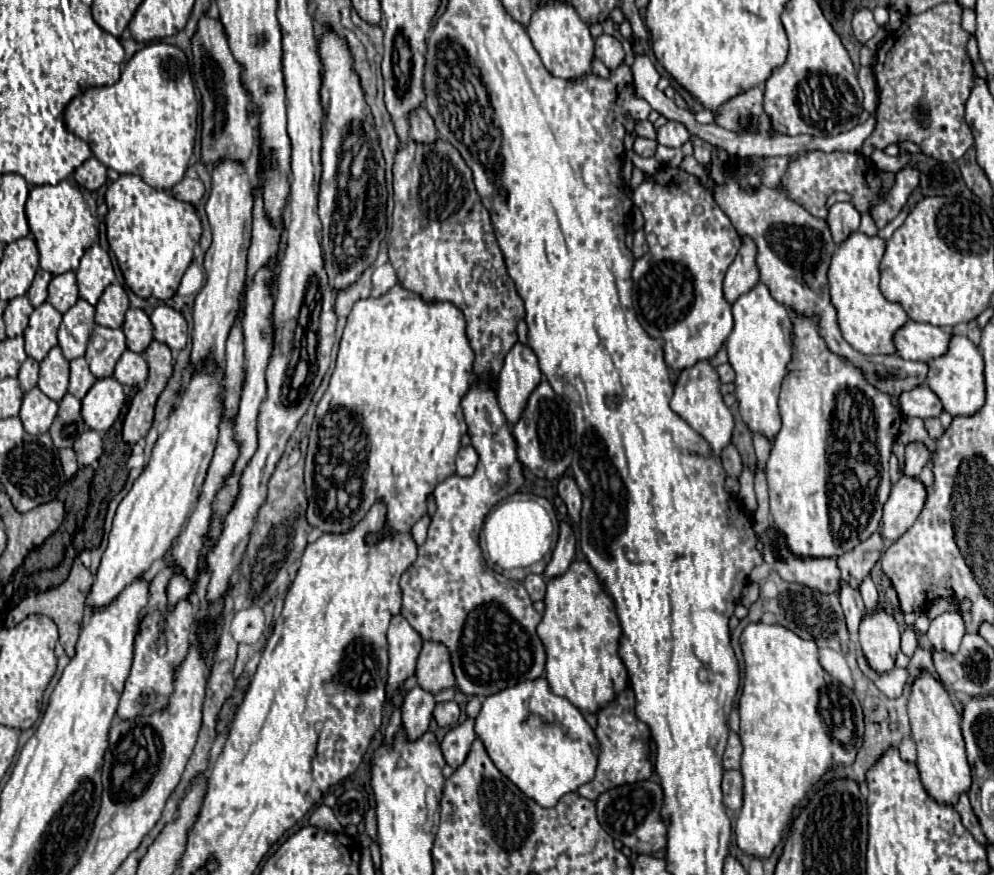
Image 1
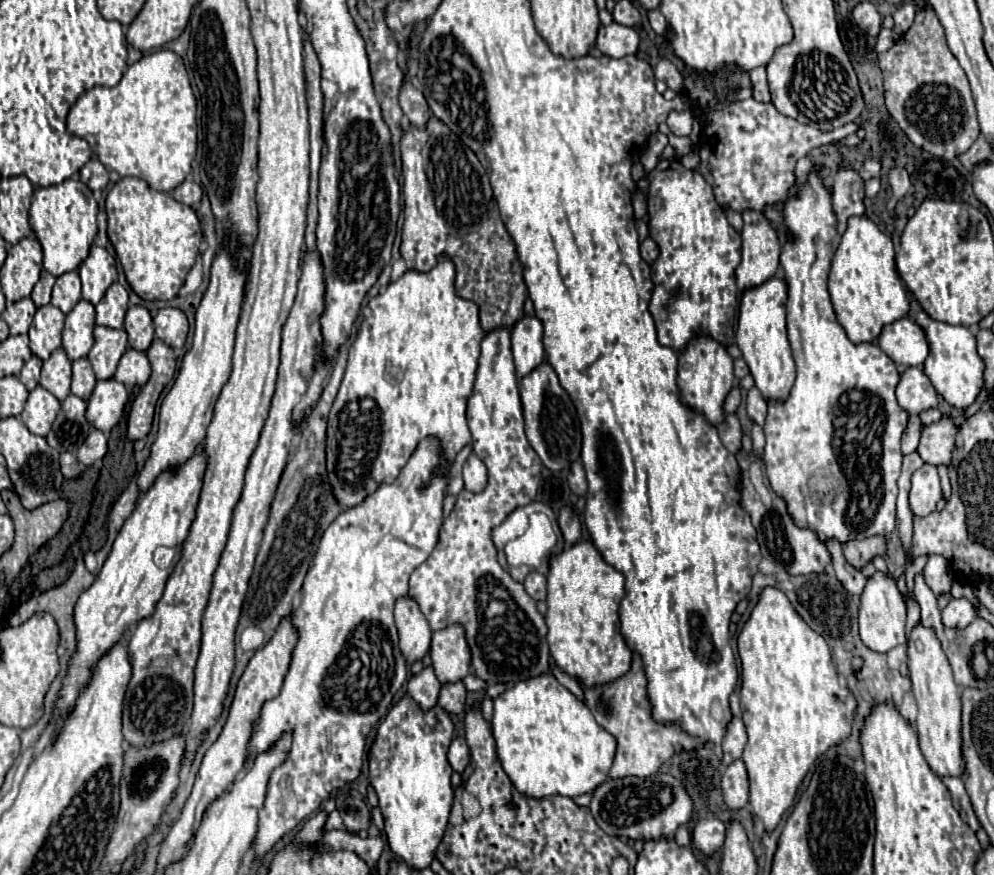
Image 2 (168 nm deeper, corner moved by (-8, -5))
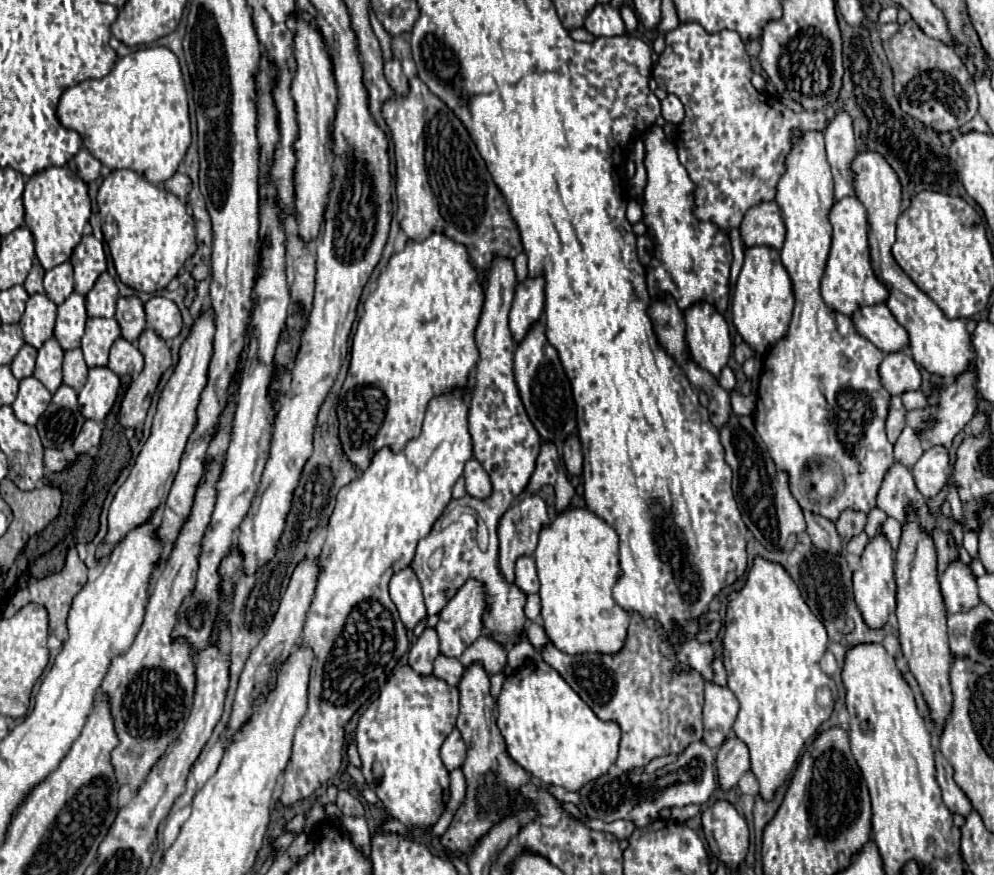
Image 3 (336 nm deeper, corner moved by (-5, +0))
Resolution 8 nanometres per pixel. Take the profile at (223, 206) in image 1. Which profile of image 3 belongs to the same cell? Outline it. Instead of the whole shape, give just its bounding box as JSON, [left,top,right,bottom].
[97,308,215,558]

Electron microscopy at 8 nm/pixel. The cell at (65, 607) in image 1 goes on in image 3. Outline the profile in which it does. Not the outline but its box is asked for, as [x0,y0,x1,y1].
[3,548,87,642]

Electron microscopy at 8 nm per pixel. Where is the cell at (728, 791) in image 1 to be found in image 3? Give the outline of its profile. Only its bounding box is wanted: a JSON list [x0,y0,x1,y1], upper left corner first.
[717,738,749,792]

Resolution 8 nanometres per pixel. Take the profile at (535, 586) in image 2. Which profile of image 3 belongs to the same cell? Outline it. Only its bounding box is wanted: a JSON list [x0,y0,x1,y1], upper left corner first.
[515,556,539,594]

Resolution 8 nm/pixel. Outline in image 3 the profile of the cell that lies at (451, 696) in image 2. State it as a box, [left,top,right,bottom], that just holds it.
[433,656,465,686]

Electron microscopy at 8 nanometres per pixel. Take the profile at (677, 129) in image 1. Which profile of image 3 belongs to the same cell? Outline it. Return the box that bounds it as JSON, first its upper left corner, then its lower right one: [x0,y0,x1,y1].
[661,94,685,126]

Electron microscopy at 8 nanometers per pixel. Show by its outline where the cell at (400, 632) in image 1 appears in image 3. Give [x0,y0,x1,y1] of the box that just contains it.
[389,568,427,630]

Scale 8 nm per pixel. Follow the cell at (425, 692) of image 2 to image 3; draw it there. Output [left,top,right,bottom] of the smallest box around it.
[409,628,439,676]

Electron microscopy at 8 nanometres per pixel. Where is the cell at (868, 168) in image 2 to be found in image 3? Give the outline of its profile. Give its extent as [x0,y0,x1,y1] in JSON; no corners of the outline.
[853,152,975,380]

